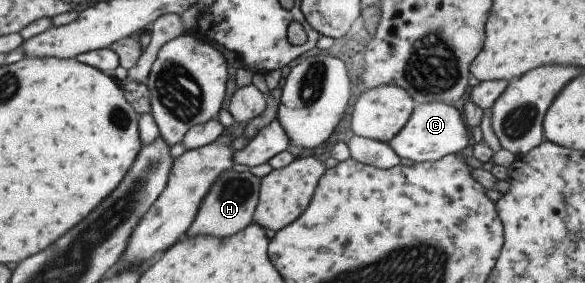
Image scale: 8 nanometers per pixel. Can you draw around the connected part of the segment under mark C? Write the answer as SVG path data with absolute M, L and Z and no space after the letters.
M442 101L415 104L404 127L388 142L392 151L399 159L408 161L436 161L448 154L458 154L471 142L470 129L460 117L460 113L452 106Z

